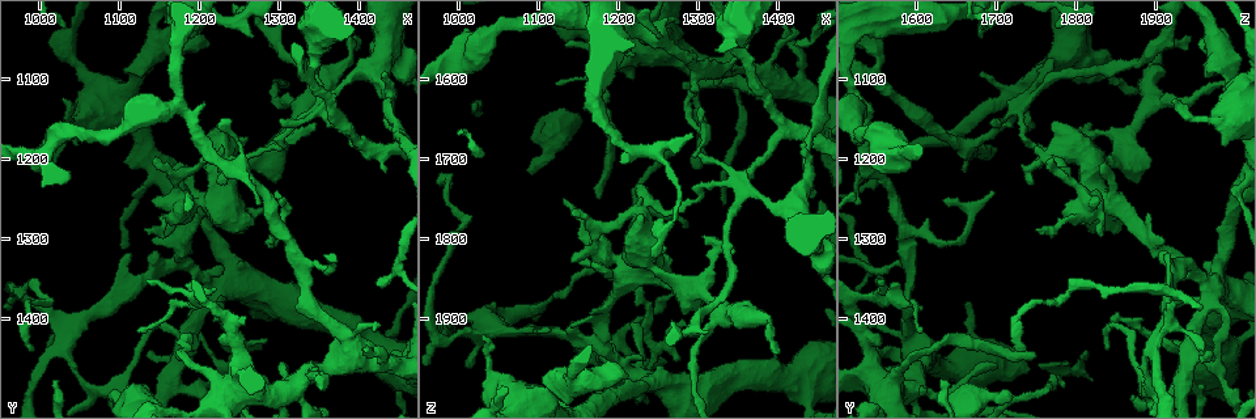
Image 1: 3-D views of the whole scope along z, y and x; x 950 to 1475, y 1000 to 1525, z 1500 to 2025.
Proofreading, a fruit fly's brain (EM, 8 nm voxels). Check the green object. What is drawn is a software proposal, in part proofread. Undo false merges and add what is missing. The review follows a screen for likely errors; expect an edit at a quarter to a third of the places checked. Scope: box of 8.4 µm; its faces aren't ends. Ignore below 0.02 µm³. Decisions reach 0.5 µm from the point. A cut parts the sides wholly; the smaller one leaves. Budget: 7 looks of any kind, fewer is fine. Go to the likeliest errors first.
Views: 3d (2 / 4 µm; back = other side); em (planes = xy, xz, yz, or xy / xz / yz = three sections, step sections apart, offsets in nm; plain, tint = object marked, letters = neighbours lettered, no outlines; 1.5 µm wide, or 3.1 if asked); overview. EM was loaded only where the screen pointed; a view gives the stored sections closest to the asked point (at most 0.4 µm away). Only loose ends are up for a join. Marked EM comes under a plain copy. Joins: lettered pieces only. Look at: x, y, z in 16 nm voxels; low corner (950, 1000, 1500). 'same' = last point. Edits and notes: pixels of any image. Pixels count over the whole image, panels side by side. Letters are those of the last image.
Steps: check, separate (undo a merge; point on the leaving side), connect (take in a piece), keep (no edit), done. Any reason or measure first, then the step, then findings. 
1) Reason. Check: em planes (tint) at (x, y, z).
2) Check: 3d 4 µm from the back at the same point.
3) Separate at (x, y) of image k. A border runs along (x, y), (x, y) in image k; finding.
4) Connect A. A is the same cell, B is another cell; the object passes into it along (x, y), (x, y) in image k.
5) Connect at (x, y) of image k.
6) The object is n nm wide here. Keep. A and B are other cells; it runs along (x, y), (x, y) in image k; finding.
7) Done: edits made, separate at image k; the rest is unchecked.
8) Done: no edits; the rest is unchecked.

Check: 3d 2 µm at (990, 1440, 1735).

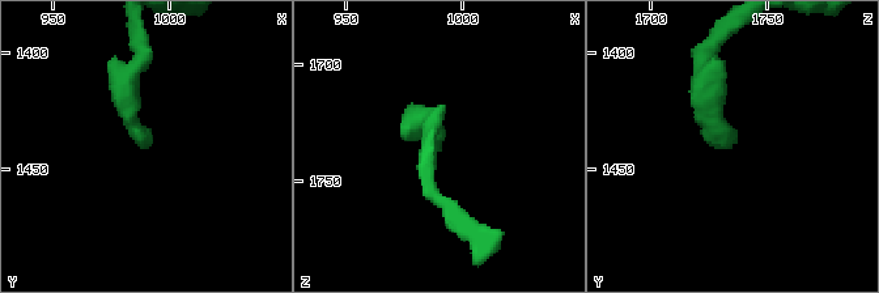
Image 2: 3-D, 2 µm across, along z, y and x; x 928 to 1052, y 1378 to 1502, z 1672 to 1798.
Need the tissue. Check: em planes (letters) at (991, 1440, 1734).

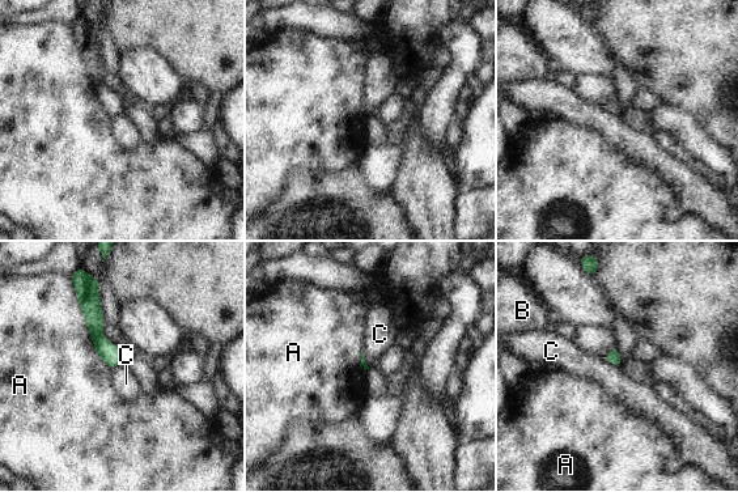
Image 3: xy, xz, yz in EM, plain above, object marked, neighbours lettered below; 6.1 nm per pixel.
Keep. A, B and C are other cells; it runs along (90, 295), (96, 334), (111, 364) in image 3; none of them fits.

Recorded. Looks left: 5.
Check: 3d 2 µm at (1285, 1430, 1900).

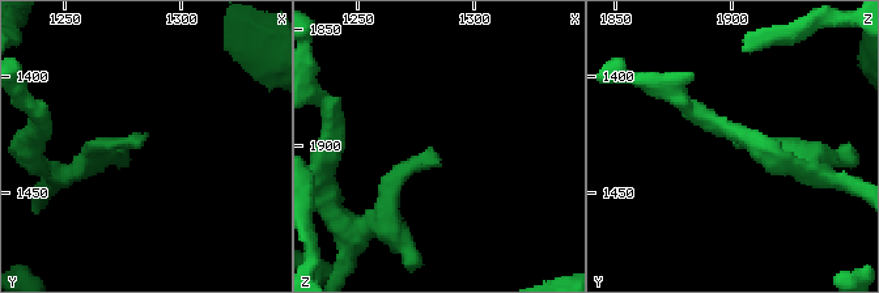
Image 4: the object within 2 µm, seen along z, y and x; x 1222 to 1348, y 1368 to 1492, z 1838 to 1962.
Check: em planes (letters) at (1282, 1427, 1899).

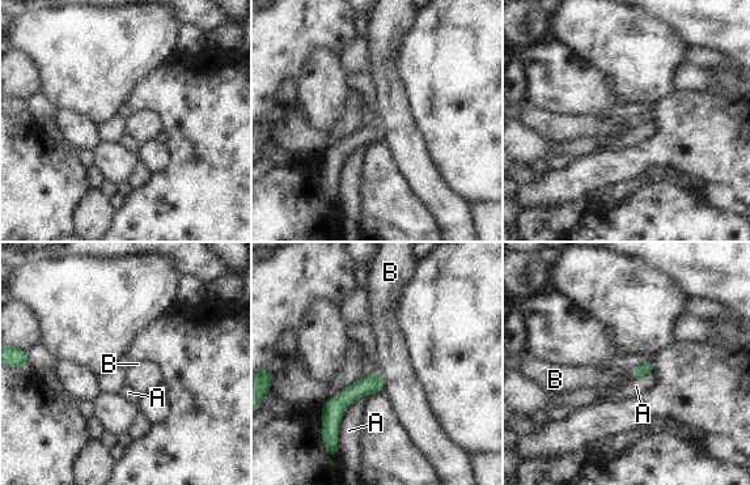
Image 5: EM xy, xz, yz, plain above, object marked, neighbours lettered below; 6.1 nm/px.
The object is 80 nm wide here. Keep. A and B are other cells; it runs along (380, 381), (352, 392), (327, 428) in image 5; no lettered piece goes on from it.

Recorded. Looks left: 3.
An open end. Check: em planes (letters) at (1310, 1175, 1795).

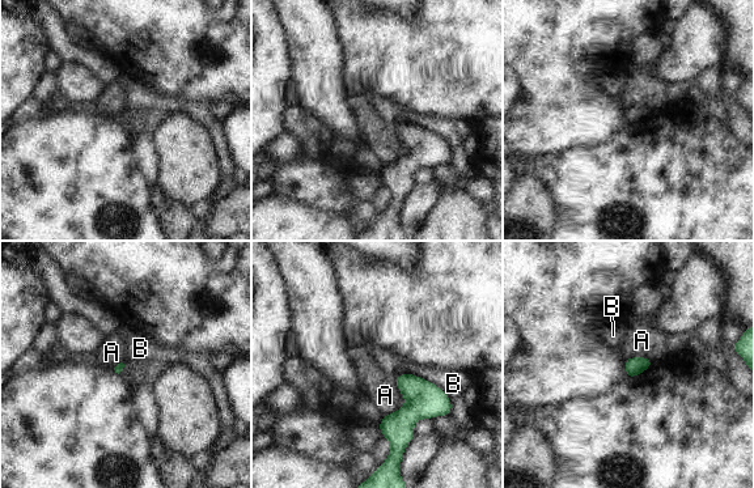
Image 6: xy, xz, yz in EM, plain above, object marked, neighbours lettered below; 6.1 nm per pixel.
Keep. A and B are other cells; a border runs along (652, 359), (628, 357), (626, 360) in image 6; no lettered piece goes on from it.

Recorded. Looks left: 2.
Done: no edits; the rest is unchecked.

